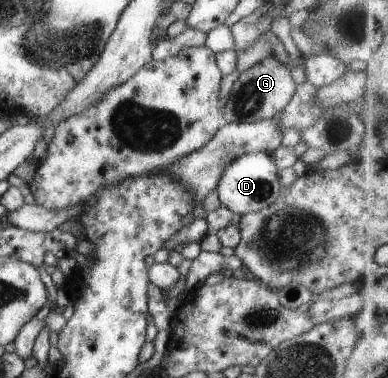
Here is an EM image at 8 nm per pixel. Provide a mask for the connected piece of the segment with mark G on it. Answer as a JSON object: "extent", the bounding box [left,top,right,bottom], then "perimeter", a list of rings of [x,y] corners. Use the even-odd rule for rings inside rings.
{"extent":[221,56,295,123],"perimeter":[[[267,56],[239,73],[221,108],[223,116],[227,123],[252,123],[271,118],[283,110],[293,96],[295,87],[289,71],[275,59]]]}

